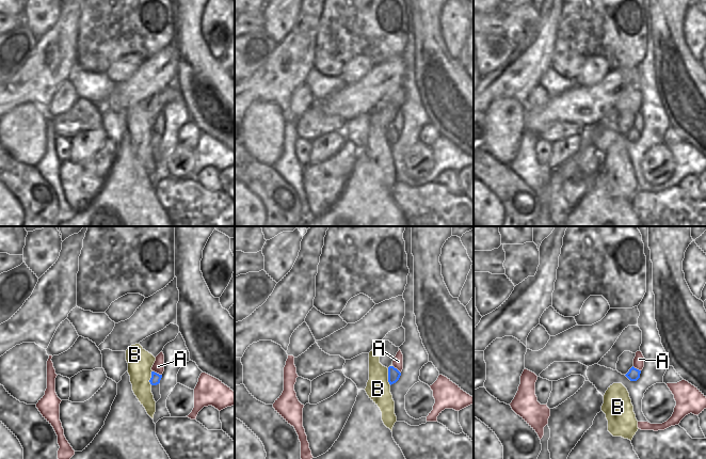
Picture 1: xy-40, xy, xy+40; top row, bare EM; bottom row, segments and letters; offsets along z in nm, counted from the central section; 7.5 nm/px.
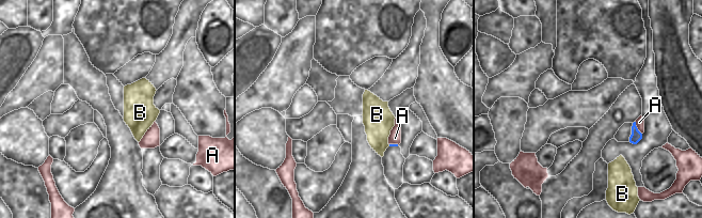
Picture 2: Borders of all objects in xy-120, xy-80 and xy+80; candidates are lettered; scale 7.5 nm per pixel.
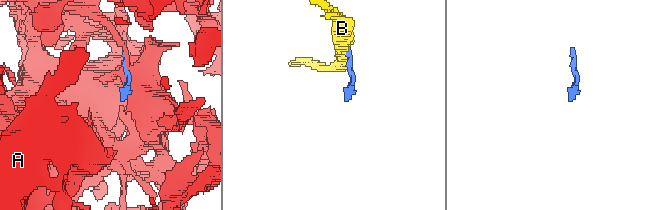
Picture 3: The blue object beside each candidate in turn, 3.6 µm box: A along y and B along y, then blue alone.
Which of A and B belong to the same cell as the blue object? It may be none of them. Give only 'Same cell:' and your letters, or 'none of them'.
Same cell: none of them.

